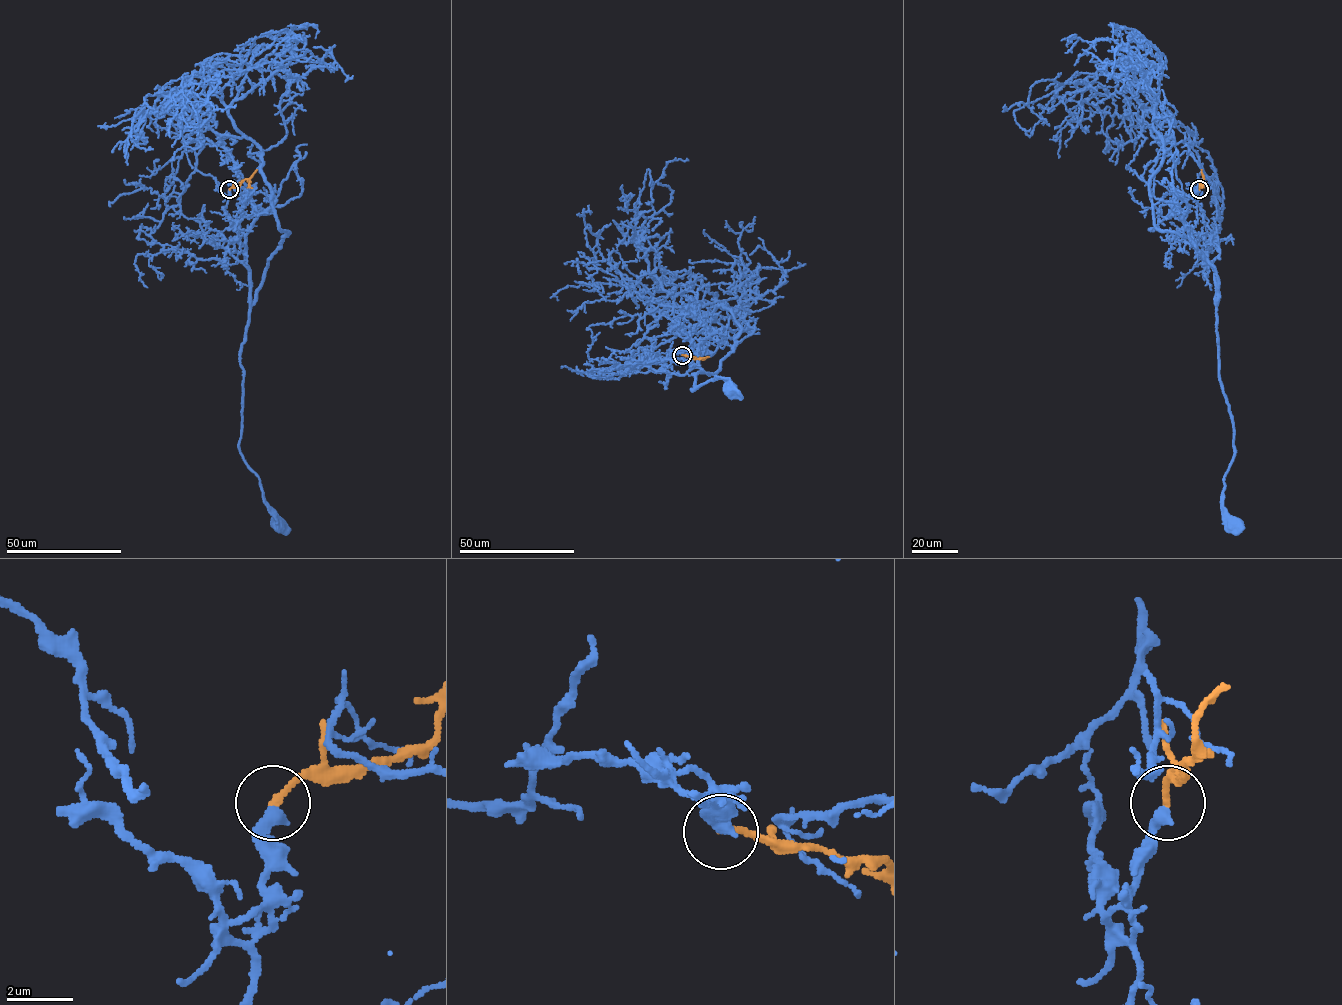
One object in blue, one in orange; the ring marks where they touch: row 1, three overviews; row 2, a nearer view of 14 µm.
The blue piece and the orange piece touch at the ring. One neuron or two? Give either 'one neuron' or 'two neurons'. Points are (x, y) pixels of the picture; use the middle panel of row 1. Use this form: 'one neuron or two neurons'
one neuron

